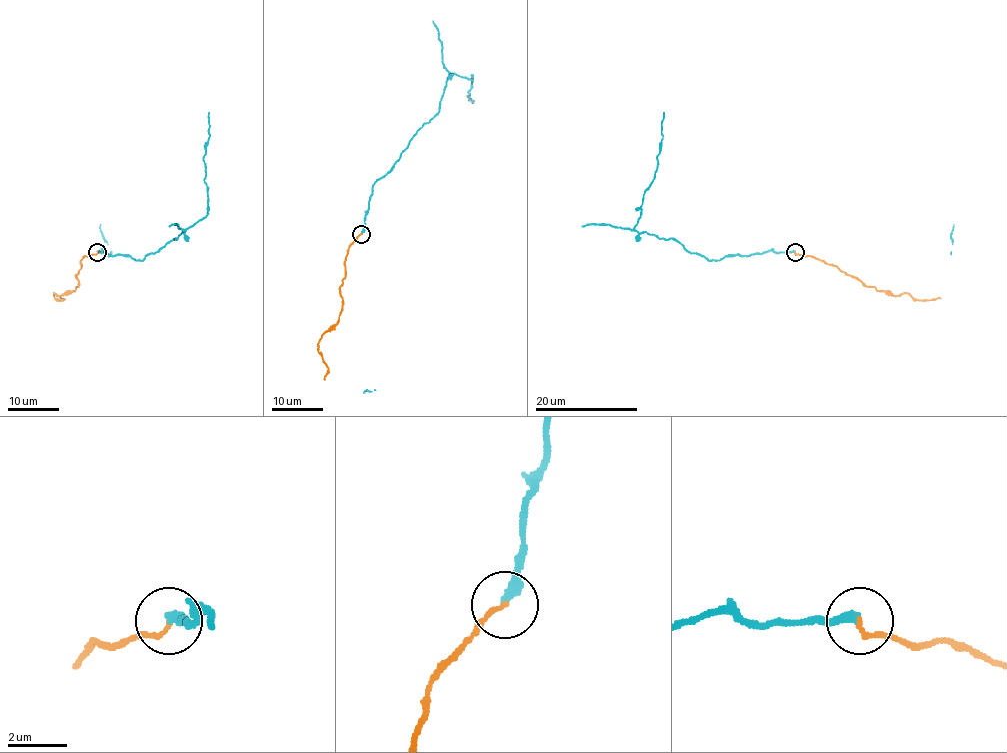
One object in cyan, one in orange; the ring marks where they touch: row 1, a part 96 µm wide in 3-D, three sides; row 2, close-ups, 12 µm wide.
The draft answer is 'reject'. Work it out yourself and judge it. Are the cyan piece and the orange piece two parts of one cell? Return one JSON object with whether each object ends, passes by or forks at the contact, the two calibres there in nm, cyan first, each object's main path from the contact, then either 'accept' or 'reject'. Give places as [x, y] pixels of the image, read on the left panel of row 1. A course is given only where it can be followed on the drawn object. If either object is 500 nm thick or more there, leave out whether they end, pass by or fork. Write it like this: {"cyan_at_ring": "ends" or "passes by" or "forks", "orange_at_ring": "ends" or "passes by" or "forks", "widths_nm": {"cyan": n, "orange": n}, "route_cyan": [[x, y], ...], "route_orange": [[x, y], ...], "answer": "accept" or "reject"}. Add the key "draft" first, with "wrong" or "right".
{"draft": "wrong", "cyan_at_ring": "ends", "orange_at_ring": "ends", "widths_nm": {"cyan": 320, "orange": 170}, "route_cyan": [[98, 252], [142, 260], [202, 219], [207, 211], [204, 162], [209, 137], [209, 112]], "route_orange": [[98, 252], [84, 256], [76, 275], [79, 285], [75, 290], [54, 293], [57, 299], [63, 299], [59, 298]], "answer": "accept"}

